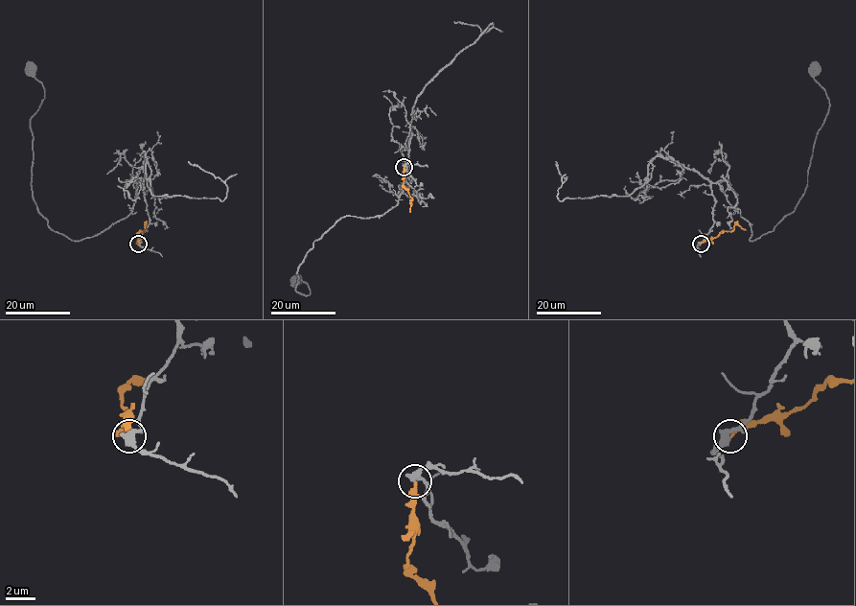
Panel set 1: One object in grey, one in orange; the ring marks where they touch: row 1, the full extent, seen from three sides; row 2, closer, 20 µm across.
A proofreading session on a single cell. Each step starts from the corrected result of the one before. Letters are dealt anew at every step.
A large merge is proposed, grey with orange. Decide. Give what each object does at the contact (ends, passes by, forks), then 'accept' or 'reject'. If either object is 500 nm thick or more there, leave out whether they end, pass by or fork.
grey passes by; orange ends there; reject

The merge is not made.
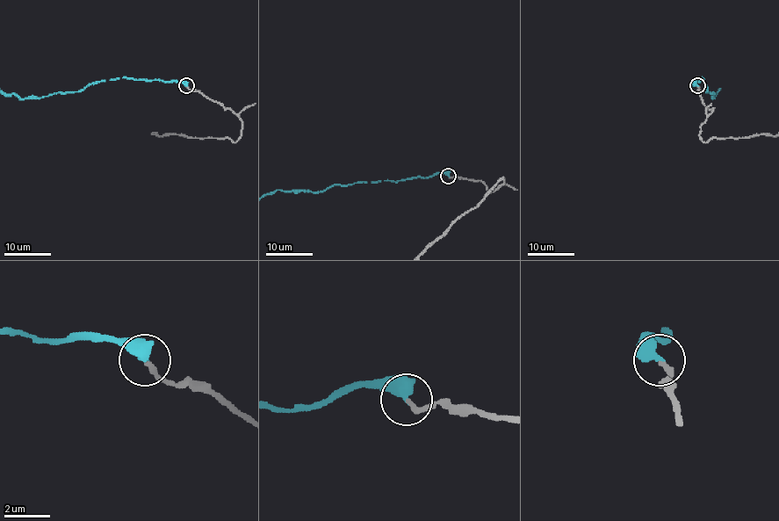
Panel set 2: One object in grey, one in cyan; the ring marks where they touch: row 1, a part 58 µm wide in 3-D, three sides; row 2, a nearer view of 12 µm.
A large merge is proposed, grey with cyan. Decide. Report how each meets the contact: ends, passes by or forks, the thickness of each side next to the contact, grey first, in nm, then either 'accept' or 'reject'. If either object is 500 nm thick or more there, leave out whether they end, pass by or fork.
220/550 nm | accept

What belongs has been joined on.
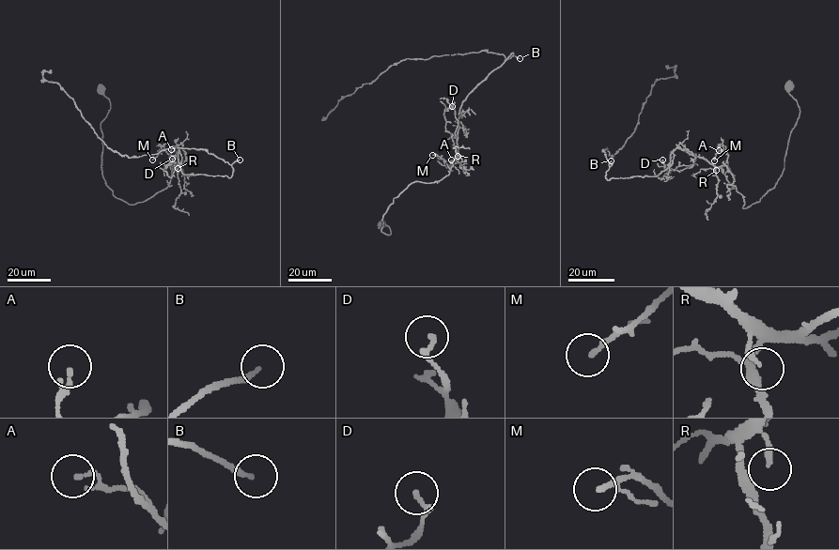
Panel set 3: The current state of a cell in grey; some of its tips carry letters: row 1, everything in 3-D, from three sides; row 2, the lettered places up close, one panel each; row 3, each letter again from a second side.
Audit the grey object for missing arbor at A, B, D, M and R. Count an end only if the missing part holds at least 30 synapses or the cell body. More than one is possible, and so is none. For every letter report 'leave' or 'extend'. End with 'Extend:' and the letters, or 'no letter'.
A: leave
B: extend
D: leave
M: leave
R: leave
Extend: B

